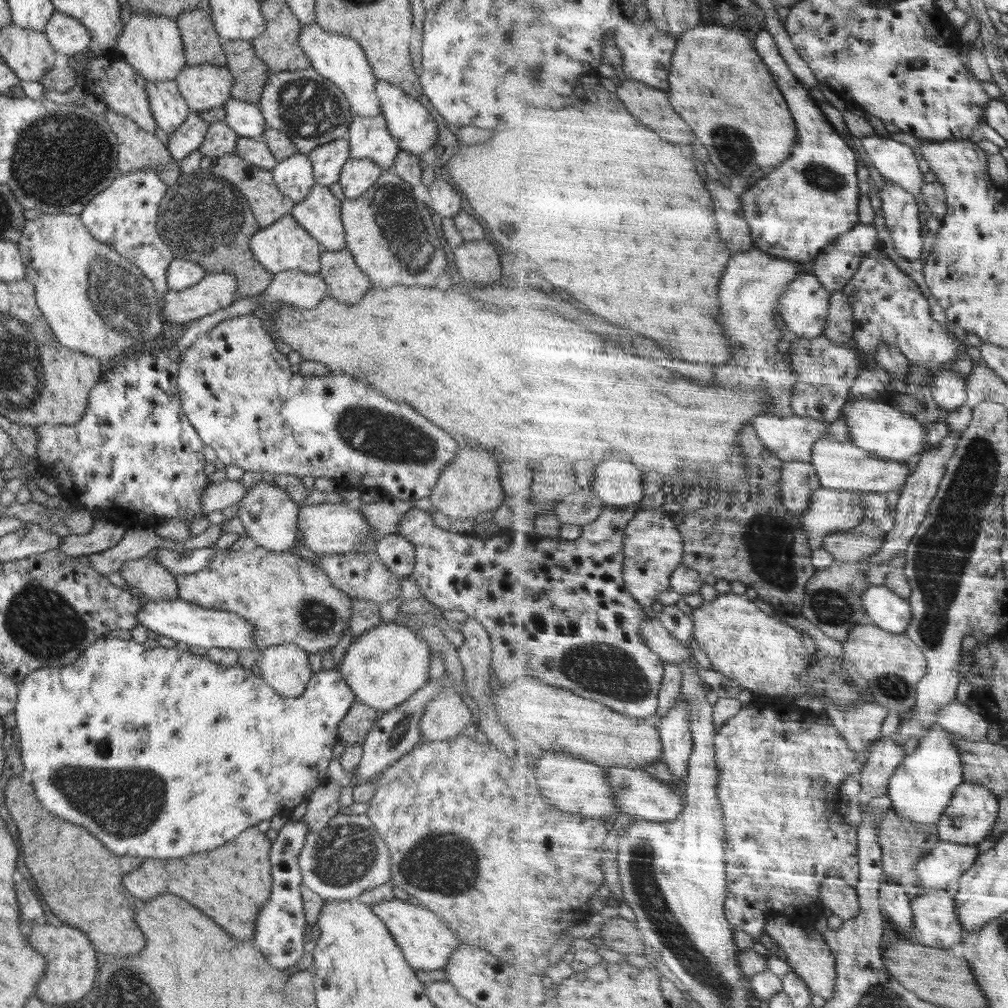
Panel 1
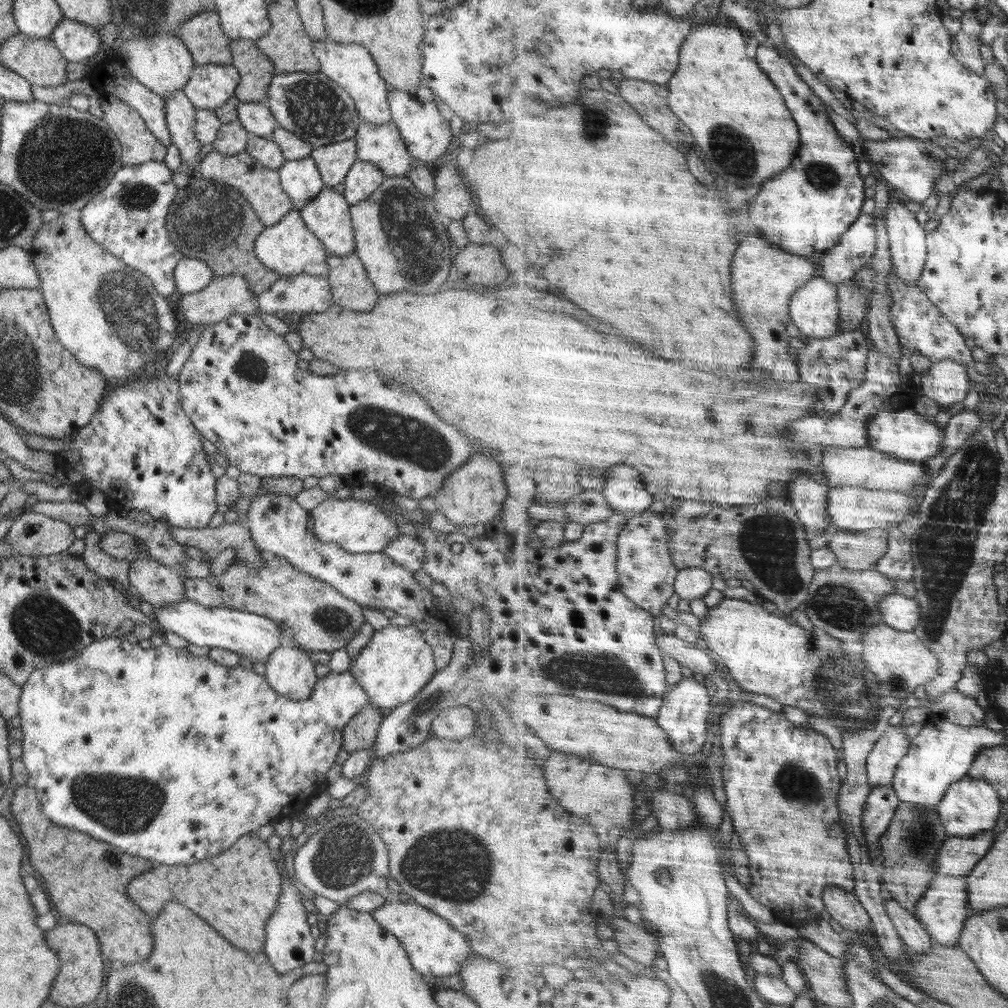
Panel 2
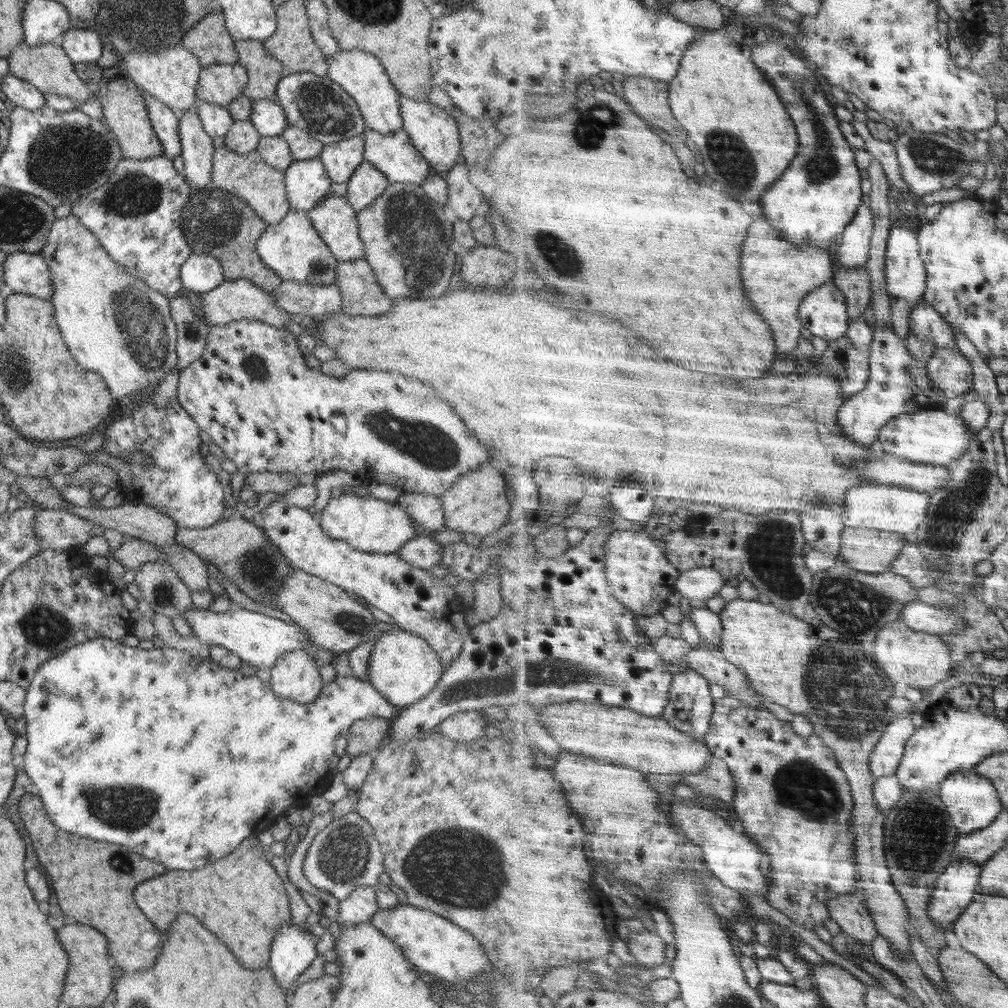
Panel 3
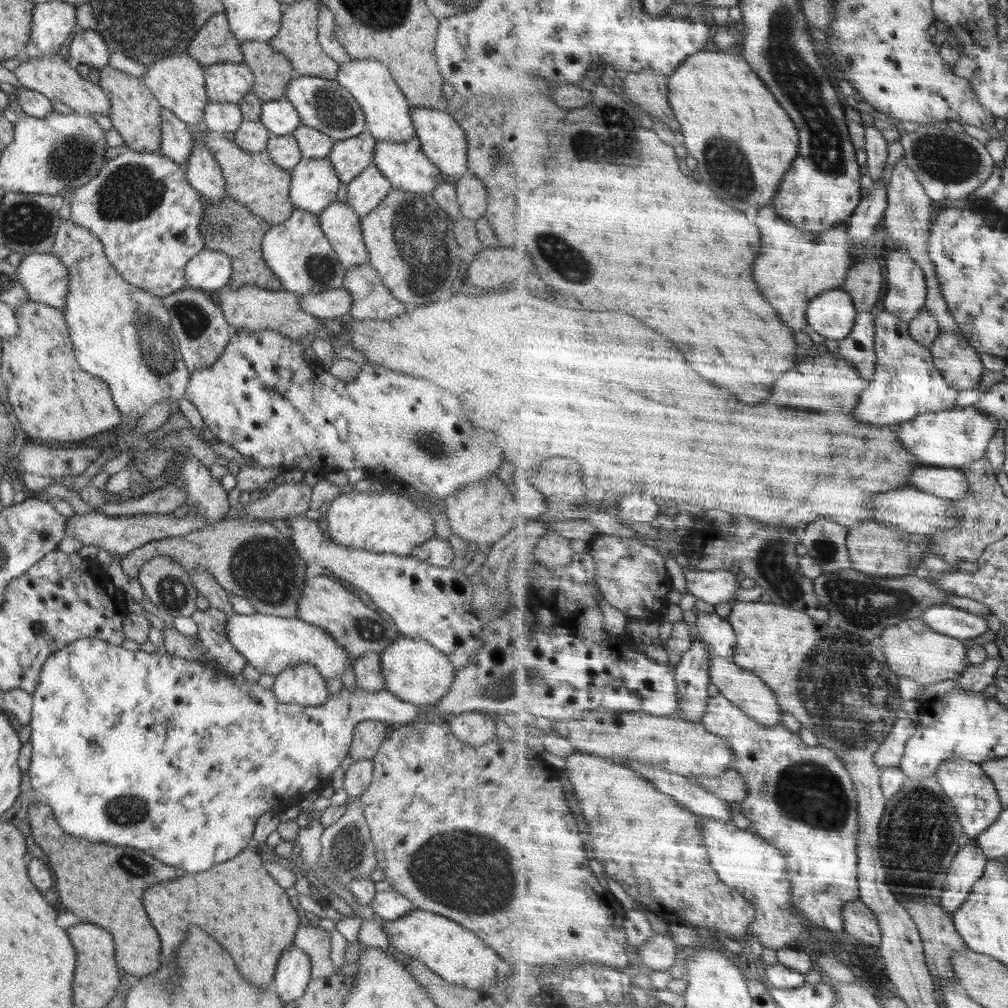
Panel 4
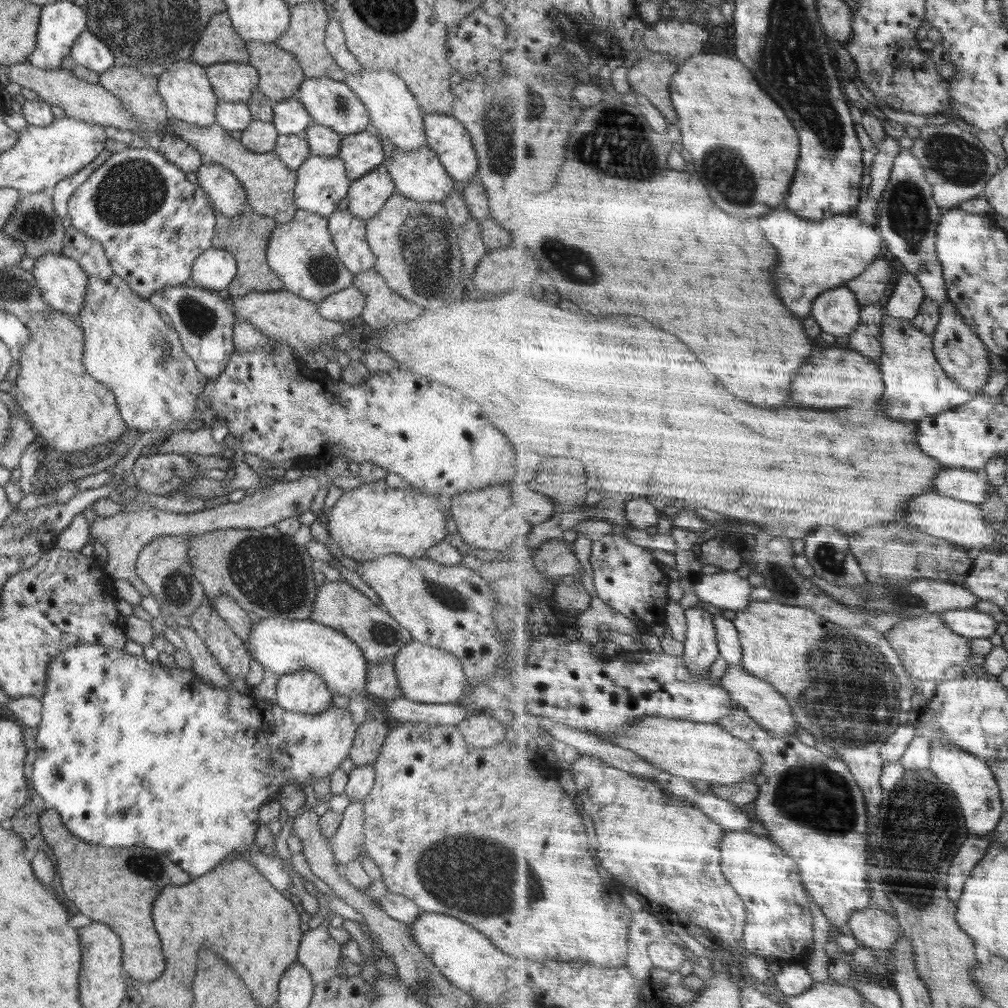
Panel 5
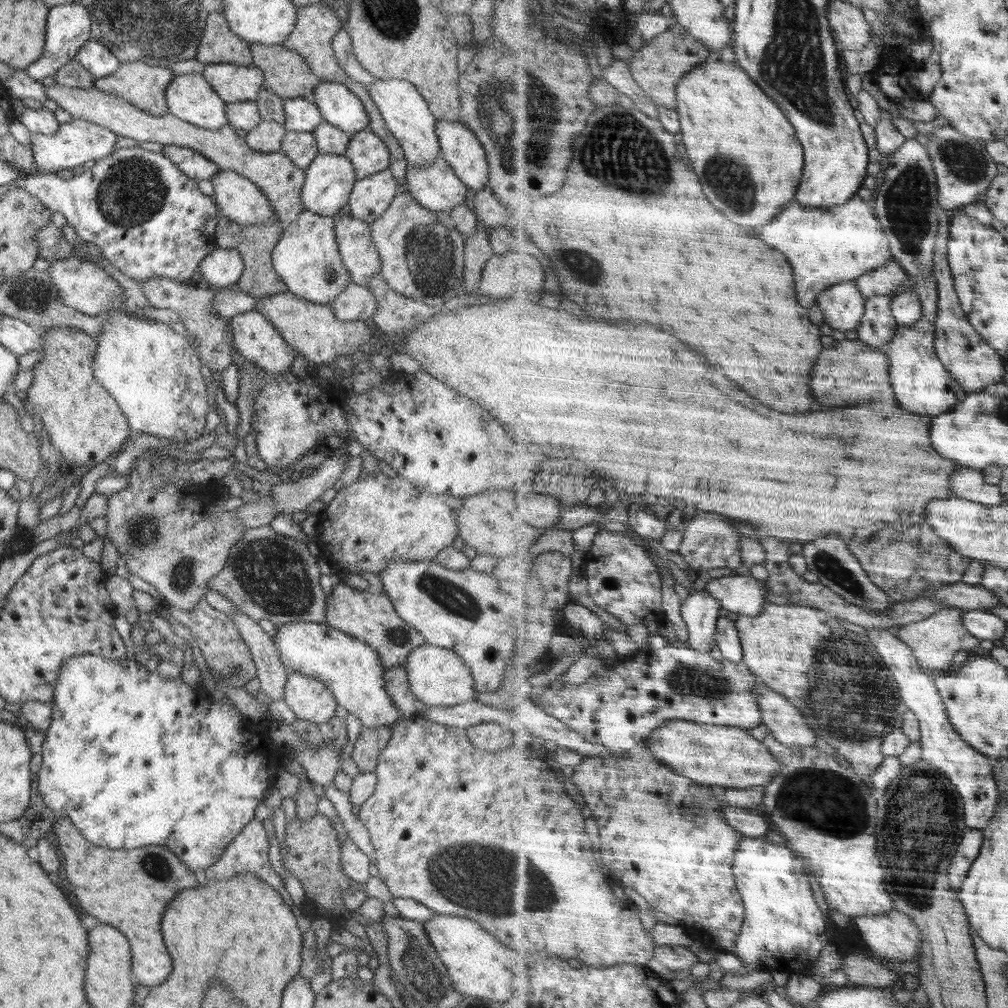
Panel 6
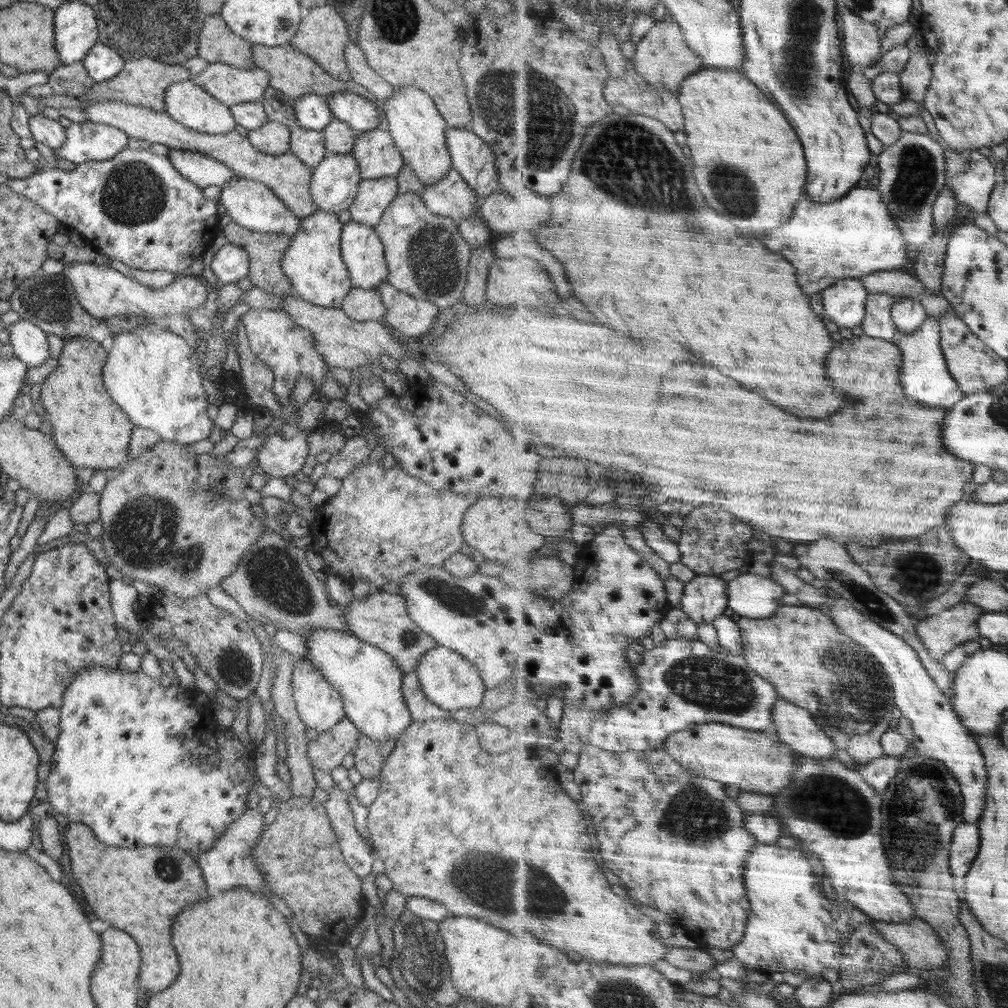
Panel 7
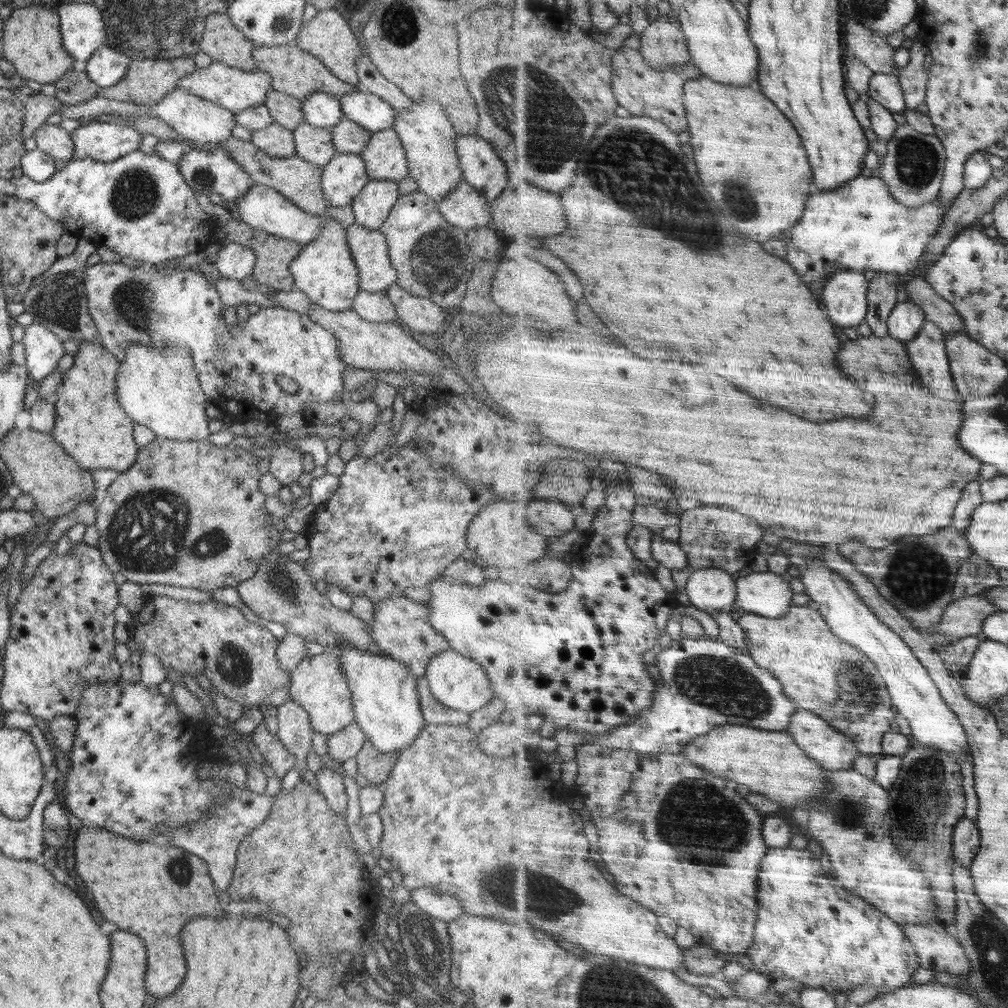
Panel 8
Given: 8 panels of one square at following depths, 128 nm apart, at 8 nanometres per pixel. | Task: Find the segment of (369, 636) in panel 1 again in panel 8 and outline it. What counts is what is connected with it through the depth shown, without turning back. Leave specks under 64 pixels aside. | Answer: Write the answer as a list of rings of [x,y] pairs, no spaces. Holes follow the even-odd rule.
[[[452,648],[444,650],[444,652],[438,652],[430,658],[430,662],[426,666],[425,677],[432,695],[444,706],[454,710],[467,713],[480,710],[495,696],[495,692],[490,686],[490,679],[482,666],[478,662],[458,654]]]

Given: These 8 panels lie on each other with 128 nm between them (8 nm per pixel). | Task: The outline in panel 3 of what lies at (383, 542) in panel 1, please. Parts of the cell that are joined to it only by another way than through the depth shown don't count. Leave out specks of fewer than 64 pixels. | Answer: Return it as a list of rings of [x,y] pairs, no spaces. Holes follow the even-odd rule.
[[[418,535],[406,542],[396,553],[410,565],[428,570],[442,560],[442,546],[432,537]]]

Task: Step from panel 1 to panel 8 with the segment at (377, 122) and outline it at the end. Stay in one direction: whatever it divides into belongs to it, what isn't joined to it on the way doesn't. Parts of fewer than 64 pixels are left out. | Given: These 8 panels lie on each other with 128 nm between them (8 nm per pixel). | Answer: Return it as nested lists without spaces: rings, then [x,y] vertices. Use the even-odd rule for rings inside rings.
[[[464,180],[436,207],[450,224],[465,231],[490,227],[492,221],[487,198]]]

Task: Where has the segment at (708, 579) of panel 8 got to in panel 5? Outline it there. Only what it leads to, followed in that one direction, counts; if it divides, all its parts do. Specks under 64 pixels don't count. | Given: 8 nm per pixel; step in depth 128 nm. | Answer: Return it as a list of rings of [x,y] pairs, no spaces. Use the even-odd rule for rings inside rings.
[[[700,602],[687,610],[687,618],[689,631],[688,641],[684,644],[684,659],[694,677],[704,677],[704,673],[710,671],[716,658],[721,655],[715,615]]]

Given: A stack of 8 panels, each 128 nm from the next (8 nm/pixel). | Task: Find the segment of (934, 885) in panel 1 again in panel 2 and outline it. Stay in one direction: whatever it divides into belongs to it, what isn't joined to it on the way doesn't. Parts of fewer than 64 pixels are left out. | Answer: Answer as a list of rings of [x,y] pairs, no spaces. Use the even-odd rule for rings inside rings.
[[[993,830],[970,838],[951,837],[941,850],[939,877],[966,876],[985,860],[993,850],[998,836]]]

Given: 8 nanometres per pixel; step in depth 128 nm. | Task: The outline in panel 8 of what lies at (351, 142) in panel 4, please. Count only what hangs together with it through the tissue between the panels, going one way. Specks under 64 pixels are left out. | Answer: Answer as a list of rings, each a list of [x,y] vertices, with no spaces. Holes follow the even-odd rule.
[[[393,128],[374,132],[360,156],[370,180],[397,182],[409,176],[406,154]]]

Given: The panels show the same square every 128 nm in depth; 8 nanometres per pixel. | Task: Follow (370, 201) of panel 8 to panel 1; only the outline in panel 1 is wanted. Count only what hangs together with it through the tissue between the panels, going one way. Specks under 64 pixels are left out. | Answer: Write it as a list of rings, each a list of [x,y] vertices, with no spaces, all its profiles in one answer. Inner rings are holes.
[[[350,157],[340,172],[340,186],[346,199],[358,198],[378,180],[382,168],[372,160]]]

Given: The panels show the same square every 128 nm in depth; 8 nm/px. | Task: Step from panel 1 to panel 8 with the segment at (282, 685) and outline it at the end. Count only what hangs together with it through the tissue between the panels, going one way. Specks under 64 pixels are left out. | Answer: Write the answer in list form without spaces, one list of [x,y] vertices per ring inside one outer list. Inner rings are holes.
[[[332,649],[304,658],[291,672],[290,678],[290,698],[306,710],[314,732],[330,736],[355,723],[350,683],[340,657]]]

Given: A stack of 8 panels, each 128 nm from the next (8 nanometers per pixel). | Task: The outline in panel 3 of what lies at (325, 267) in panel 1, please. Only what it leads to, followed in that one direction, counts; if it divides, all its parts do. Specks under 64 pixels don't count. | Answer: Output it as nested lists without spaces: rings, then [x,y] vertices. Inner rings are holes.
[[[365,258],[339,261],[335,285],[342,294],[342,312],[350,316],[378,316],[394,306],[395,300],[378,284],[374,269]]]

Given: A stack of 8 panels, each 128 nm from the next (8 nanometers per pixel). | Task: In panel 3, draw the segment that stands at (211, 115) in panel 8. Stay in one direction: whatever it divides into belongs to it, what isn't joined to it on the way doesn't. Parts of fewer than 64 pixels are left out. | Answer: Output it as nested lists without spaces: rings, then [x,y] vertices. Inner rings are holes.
[[[178,44],[164,50],[160,48],[158,52],[126,52],[123,55],[122,64],[126,67],[126,74],[135,83],[143,85],[143,90],[150,96],[167,104],[177,114],[197,106],[196,84],[202,66],[187,48]]]

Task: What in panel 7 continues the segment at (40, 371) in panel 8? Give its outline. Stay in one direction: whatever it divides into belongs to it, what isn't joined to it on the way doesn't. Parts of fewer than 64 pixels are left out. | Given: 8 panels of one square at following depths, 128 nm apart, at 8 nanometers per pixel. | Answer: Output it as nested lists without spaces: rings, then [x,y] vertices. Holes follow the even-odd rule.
[[[26,319],[4,327],[9,331],[10,344],[14,348],[15,358],[26,367],[38,368],[52,356],[47,332]]]

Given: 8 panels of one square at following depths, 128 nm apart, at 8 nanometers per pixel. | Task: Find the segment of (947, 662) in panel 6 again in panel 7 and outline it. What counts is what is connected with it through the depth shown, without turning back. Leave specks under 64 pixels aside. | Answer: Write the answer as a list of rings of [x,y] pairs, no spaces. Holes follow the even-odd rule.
[[[964,601],[942,614],[918,622],[918,634],[934,658],[943,661],[946,654],[960,645],[982,637],[977,623],[986,612],[978,603]]]

